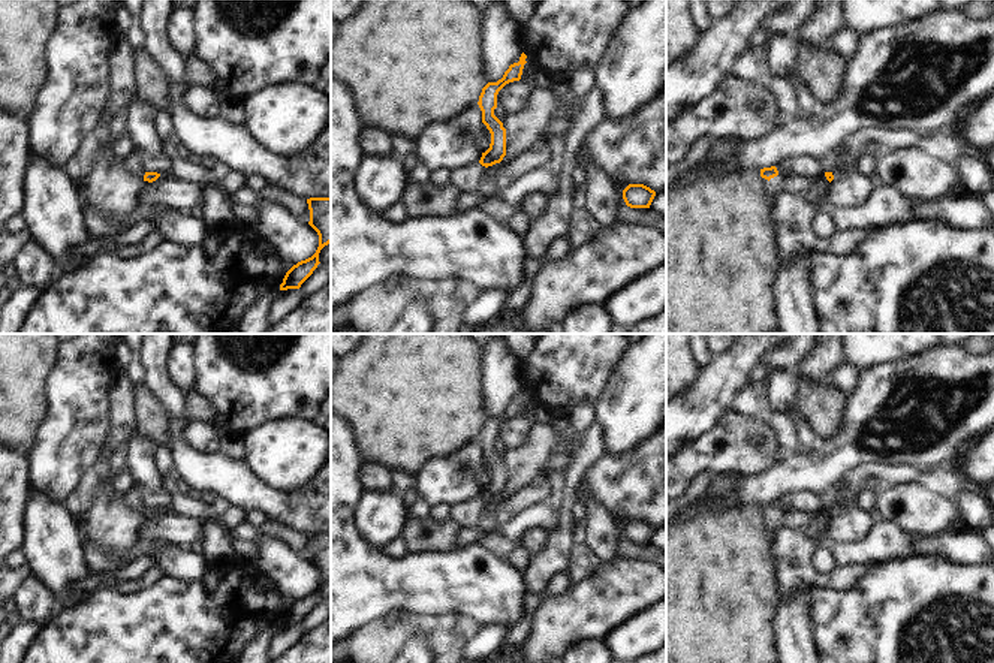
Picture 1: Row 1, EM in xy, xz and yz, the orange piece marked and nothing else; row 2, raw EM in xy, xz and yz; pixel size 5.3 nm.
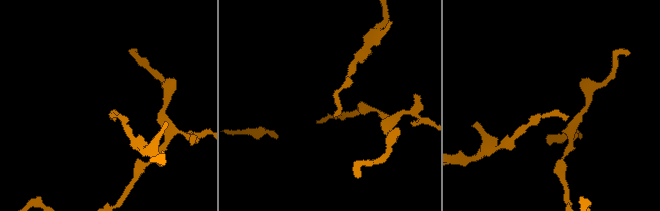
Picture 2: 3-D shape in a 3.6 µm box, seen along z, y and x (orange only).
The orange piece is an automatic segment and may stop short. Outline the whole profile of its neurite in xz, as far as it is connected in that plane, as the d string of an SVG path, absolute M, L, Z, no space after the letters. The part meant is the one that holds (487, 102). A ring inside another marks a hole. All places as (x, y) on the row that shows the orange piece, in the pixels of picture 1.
M522 52L518 63L509 66L503 78L497 82L488 82L479 96L479 108L482 111L482 123L491 133L490 148L482 153L479 162L457 168L449 174L449 184L460 192L473 193L475 187L488 166L500 163L506 156L506 129L494 115L497 108L497 94L509 82L519 81L527 55Z

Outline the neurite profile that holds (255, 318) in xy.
M272 286L271 290L257 296L251 304L246 307L238 322L240 334L263 334L269 326L268 311L274 295L280 290L280 286Z

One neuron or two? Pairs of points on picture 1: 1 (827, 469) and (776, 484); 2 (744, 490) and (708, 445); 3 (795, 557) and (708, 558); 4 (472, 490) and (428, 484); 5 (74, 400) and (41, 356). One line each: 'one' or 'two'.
1: one
2: two
3: two
4: one
5: two

